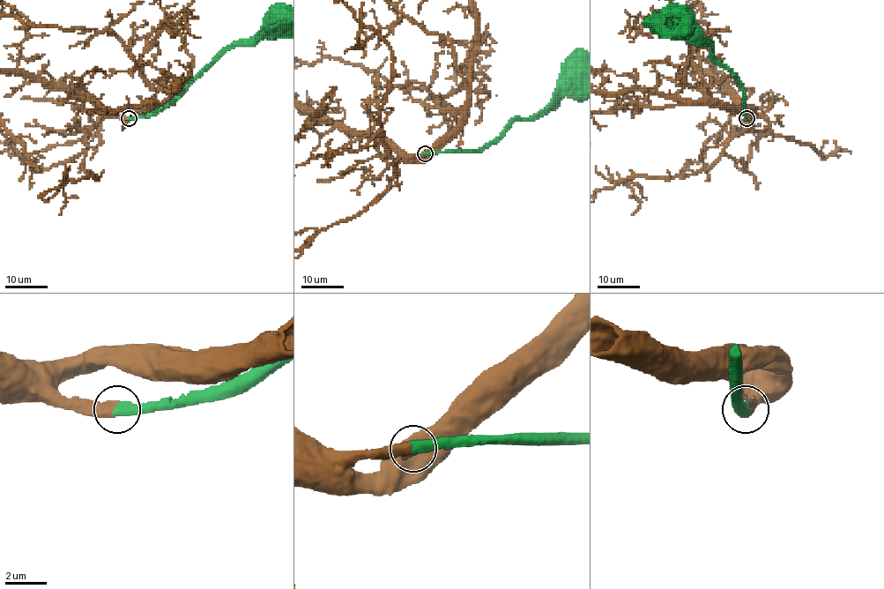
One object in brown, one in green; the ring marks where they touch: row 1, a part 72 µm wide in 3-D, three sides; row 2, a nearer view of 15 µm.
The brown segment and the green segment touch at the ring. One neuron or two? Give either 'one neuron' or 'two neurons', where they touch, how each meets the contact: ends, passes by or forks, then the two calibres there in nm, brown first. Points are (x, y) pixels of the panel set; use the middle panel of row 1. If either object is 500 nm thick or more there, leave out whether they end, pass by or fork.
one neuron; place (425, 153); calibres 550 and 550 nm

